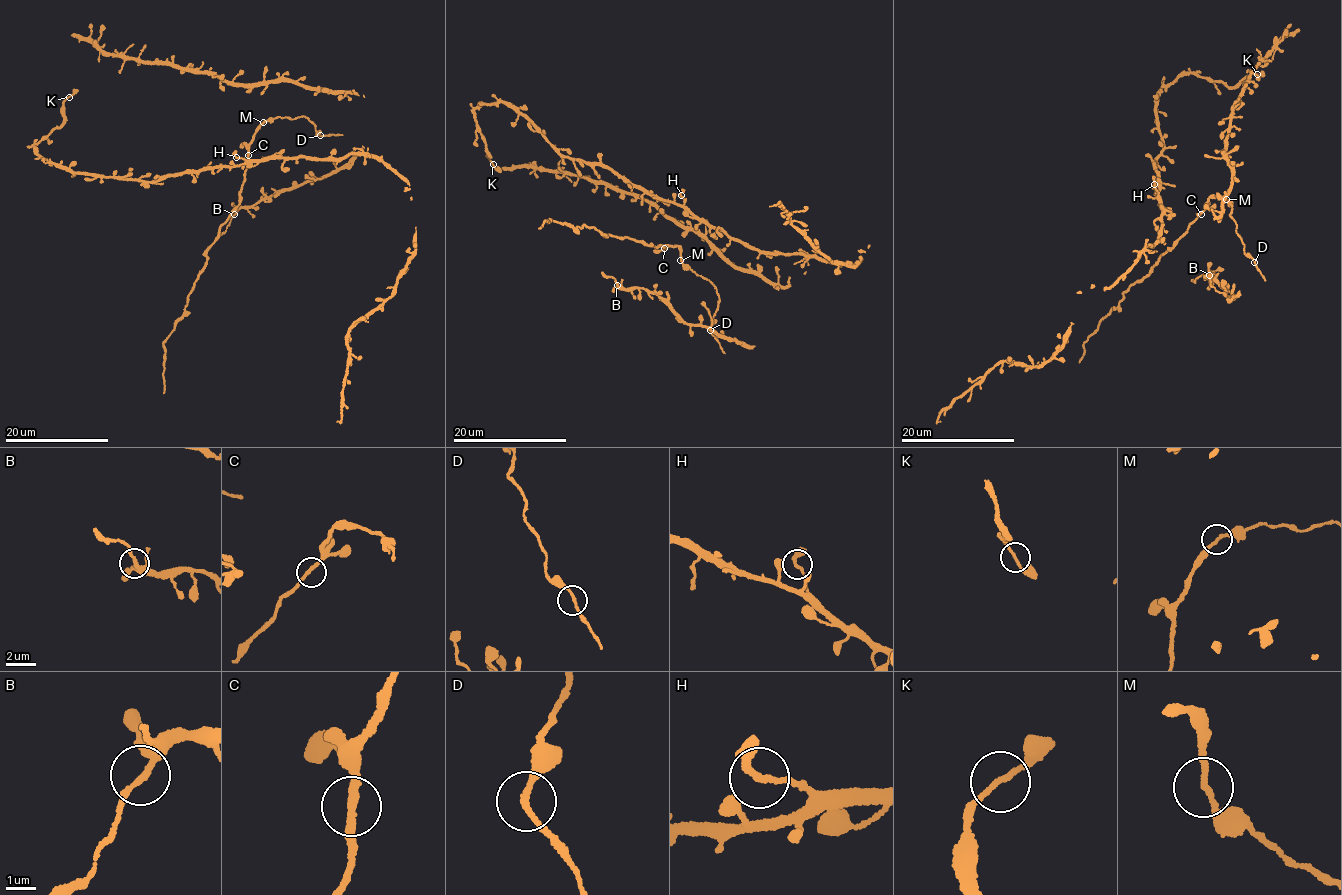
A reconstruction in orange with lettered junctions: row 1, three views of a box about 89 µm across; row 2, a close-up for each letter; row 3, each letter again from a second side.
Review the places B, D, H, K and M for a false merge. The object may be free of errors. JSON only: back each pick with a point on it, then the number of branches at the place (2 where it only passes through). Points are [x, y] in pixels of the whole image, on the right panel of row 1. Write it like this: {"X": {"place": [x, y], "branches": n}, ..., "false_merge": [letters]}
{"false_merge": []}

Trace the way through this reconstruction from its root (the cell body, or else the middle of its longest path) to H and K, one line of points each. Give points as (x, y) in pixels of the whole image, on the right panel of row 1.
H: (1154, 162), (1159, 189), (1156, 197), (1154, 184)
K: (1154, 162), (1166, 147), (1156, 107), (1164, 85), (1189, 73), (1233, 87), (1251, 73), (1257, 74)

